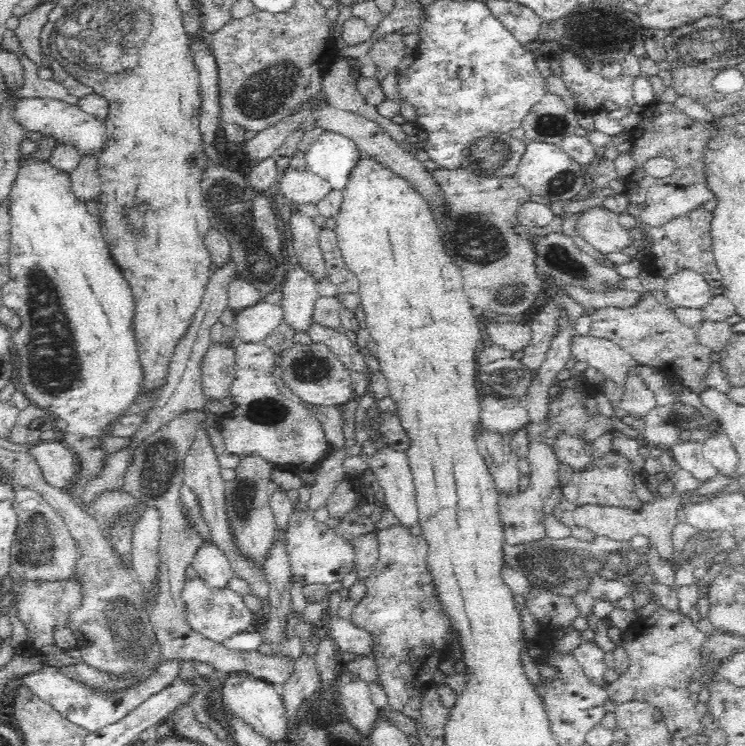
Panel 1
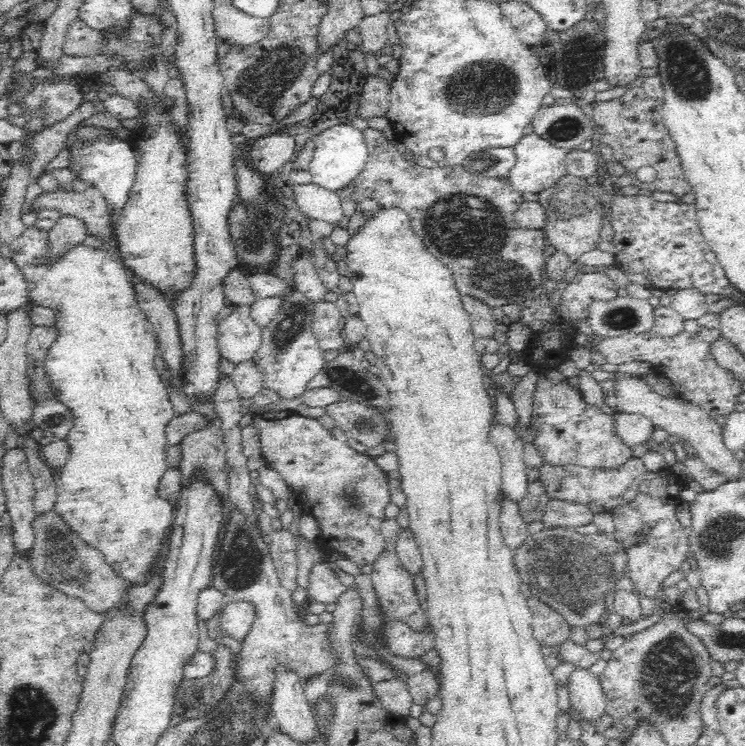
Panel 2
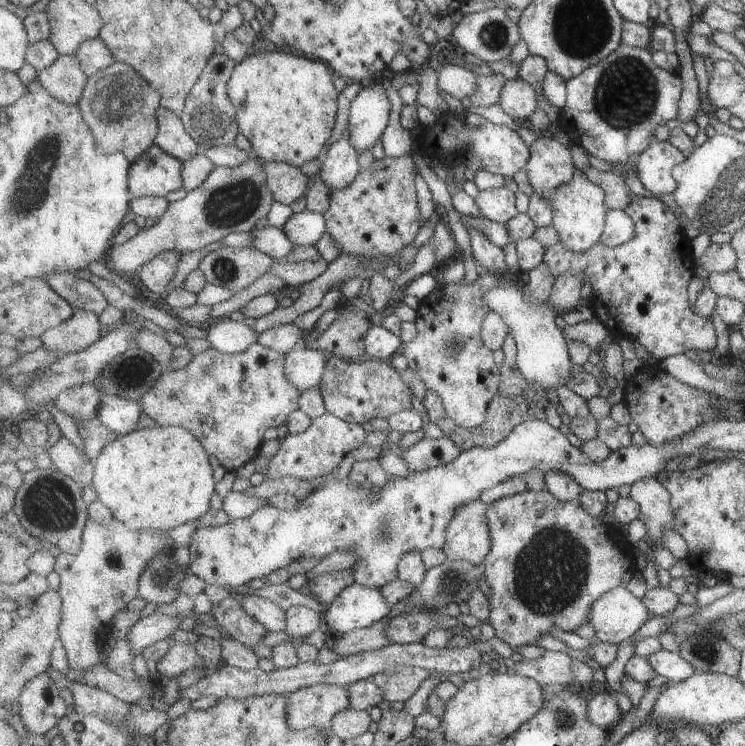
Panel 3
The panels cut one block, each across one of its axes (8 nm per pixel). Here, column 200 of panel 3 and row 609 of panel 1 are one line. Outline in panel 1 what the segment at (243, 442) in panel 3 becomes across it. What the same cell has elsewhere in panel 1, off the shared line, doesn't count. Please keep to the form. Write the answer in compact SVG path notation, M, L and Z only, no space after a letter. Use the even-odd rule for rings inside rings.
M400 525L376 530L379 558L374 564L373 574L366 580L366 596L358 602L350 620L366 629L374 637L372 658L378 665L378 682L387 694L388 707L404 713L407 717L420 720L421 690L429 685L431 674L443 662L446 649L452 644L449 620L443 614L432 584L432 575L427 569L427 544L414 530Z

